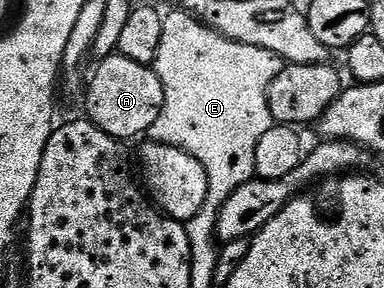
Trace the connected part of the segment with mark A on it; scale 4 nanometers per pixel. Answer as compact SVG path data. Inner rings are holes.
M118 55L104 57L98 62L95 74L90 74L85 85L87 93L86 120L92 121L101 131L105 131L120 143L128 143L134 137L150 134L153 123L163 110L165 87L150 65L133 63Z

